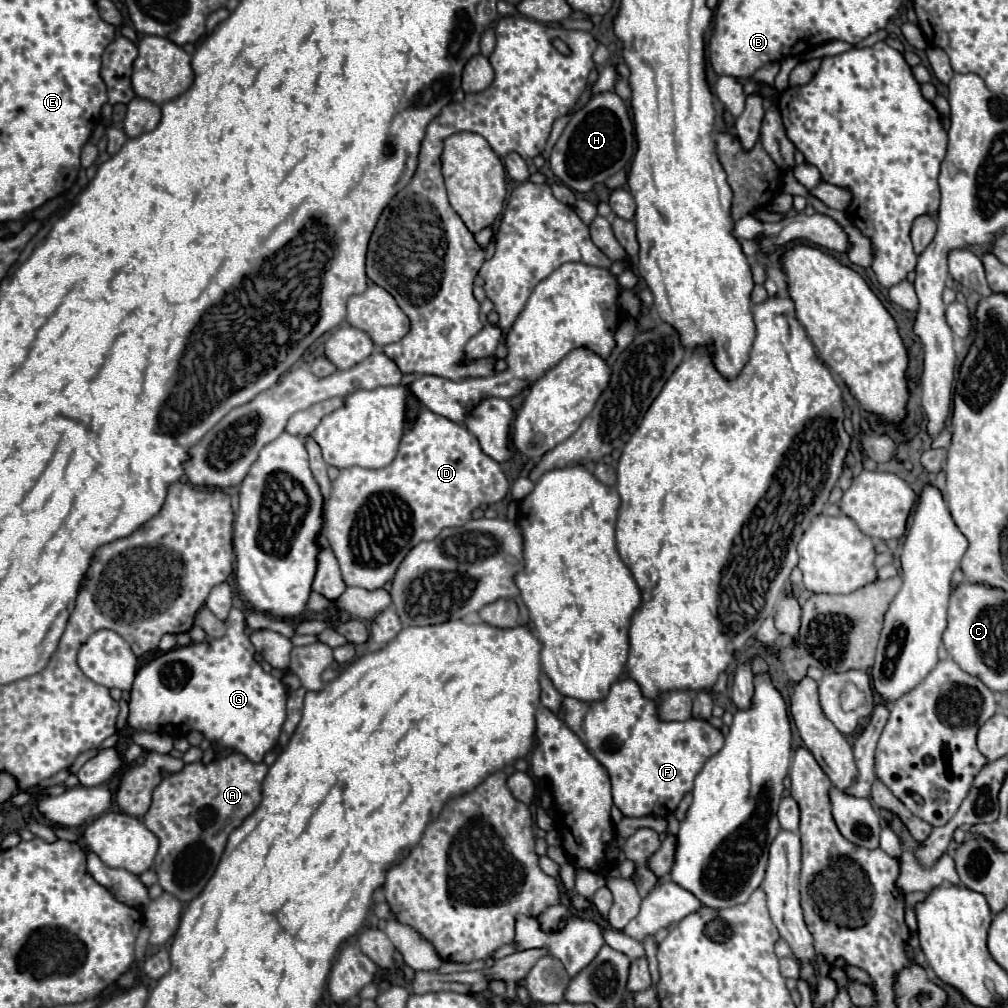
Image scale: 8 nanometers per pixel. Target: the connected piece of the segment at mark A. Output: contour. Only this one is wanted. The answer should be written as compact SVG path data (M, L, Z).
M227 754L209 764L203 764L203 762L185 764L181 772L169 774L167 778L163 778L163 782L153 792L153 804L143 816L143 822L159 838L159 852L155 856L153 870L157 872L159 886L165 892L177 896L177 900L181 900L183 904L193 900L193 896L201 894L201 888L205 888L205 884L209 882L209 876L213 876L221 860L221 852L225 850L229 834L233 832L233 828L241 826L243 820L251 816L259 806L261 784L267 772L269 772L269 766L265 762L253 764L243 754Z

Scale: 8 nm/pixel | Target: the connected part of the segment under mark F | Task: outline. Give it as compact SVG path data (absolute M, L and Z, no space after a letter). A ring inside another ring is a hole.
M633 678L617 680L607 698L599 702L581 702L575 698L563 698L565 724L581 738L587 750L607 770L613 786L613 802L625 816L669 816L681 802L681 798L693 790L693 780L703 768L705 760L723 748L725 736L703 718L689 718L685 722L665 722L659 718L661 698L645 698L639 684Z

